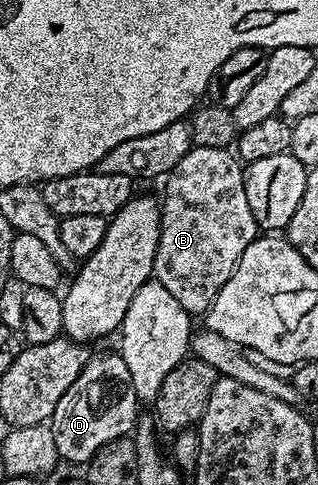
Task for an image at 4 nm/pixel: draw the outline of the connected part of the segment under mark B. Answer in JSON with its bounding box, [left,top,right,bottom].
[153,146,261,317]

